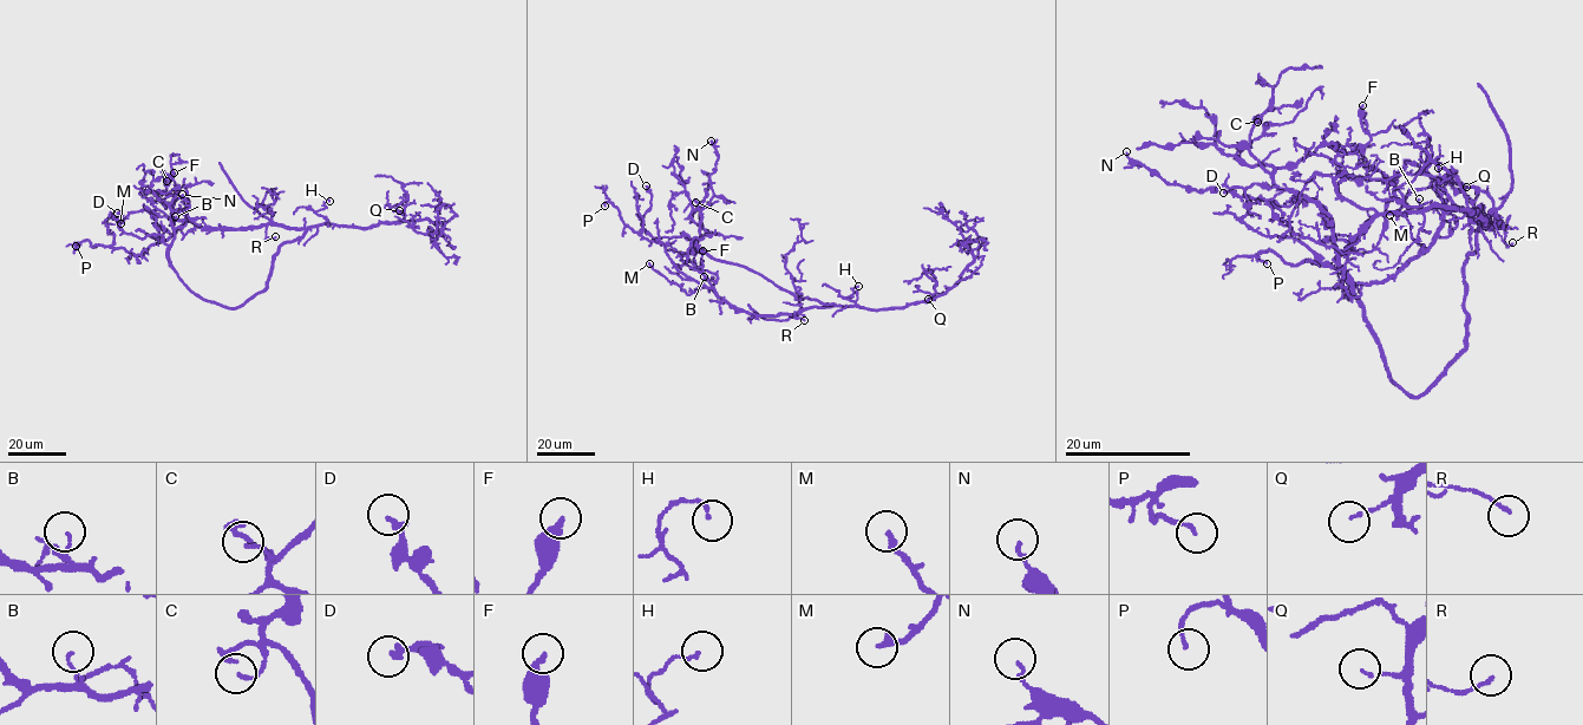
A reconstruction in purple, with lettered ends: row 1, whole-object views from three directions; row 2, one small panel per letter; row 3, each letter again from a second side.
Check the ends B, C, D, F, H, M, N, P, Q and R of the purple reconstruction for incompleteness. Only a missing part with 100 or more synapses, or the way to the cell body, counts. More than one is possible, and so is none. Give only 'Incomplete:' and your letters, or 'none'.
Incomplete: none

